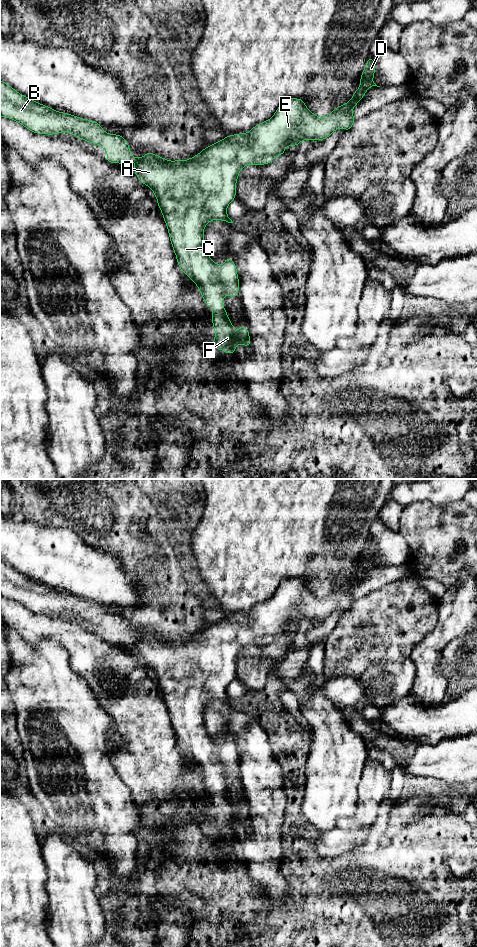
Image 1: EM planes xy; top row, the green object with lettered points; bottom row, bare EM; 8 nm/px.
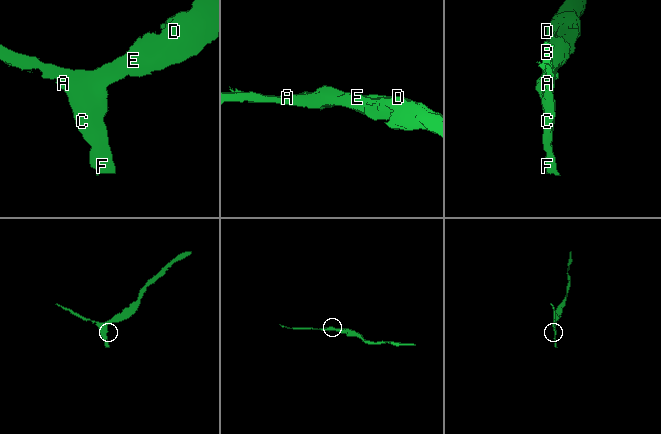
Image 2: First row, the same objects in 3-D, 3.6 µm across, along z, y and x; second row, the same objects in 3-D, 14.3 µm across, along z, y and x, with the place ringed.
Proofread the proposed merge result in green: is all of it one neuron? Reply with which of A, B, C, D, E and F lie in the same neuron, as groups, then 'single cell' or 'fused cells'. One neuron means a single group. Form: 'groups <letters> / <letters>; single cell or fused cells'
groups A B C D E F; single cell

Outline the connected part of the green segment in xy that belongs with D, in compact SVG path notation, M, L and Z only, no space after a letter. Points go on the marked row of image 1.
M369 56L364 70L361 73L360 86L352 94L352 99L349 100L346 104L335 107L328 116L316 116L306 107L304 99L287 98L281 101L278 109L270 119L264 121L263 123L256 124L248 133L236 133L234 135L228 135L222 140L205 147L196 156L183 161L166 160L164 157L157 156L155 153L151 152L145 153L142 158L133 156L130 153L128 141L119 134L109 134L105 132L101 127L101 123L89 119L83 119L72 114L58 112L44 104L37 103L31 98L20 94L1 79L0 116L12 119L22 124L25 128L35 134L47 134L51 136L53 134L60 134L64 131L67 131L70 132L74 137L88 141L90 144L99 144L104 150L108 152L104 159L112 164L120 163L128 166L132 159L135 160L135 167L133 168L133 172L136 174L142 184L147 185L153 191L157 199L158 207L160 208L168 229L169 239L171 241L173 251L176 255L178 267L198 287L206 306L214 310L211 316L211 321L215 331L215 339L211 342L211 344L214 346L215 350L222 349L225 354L236 354L236 344L242 344L247 348L249 348L251 345L250 334L246 325L242 325L240 329L236 331L232 322L229 320L229 316L226 313L225 307L222 305L223 298L226 294L231 297L236 297L239 293L239 277L237 273L237 267L231 257L226 257L222 266L217 265L215 261L212 260L204 247L204 228L210 221L216 219L226 221L228 223L233 223L227 215L227 207L233 200L236 199L236 182L238 180L239 172L244 166L250 164L270 164L277 156L285 155L286 146L292 145L298 147L302 140L324 141L339 128L344 128L346 130L345 133L350 131L352 125L357 120L352 115L353 108L365 96L366 91L369 88L377 86L373 82L373 76L376 72L375 66L376 63L373 57Z

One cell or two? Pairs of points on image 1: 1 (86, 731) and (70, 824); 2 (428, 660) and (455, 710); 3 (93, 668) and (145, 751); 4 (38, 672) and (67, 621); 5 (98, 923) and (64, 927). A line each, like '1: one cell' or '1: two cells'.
1: one cell
2: two cells
3: one cell
4: two cells
5: one cell

